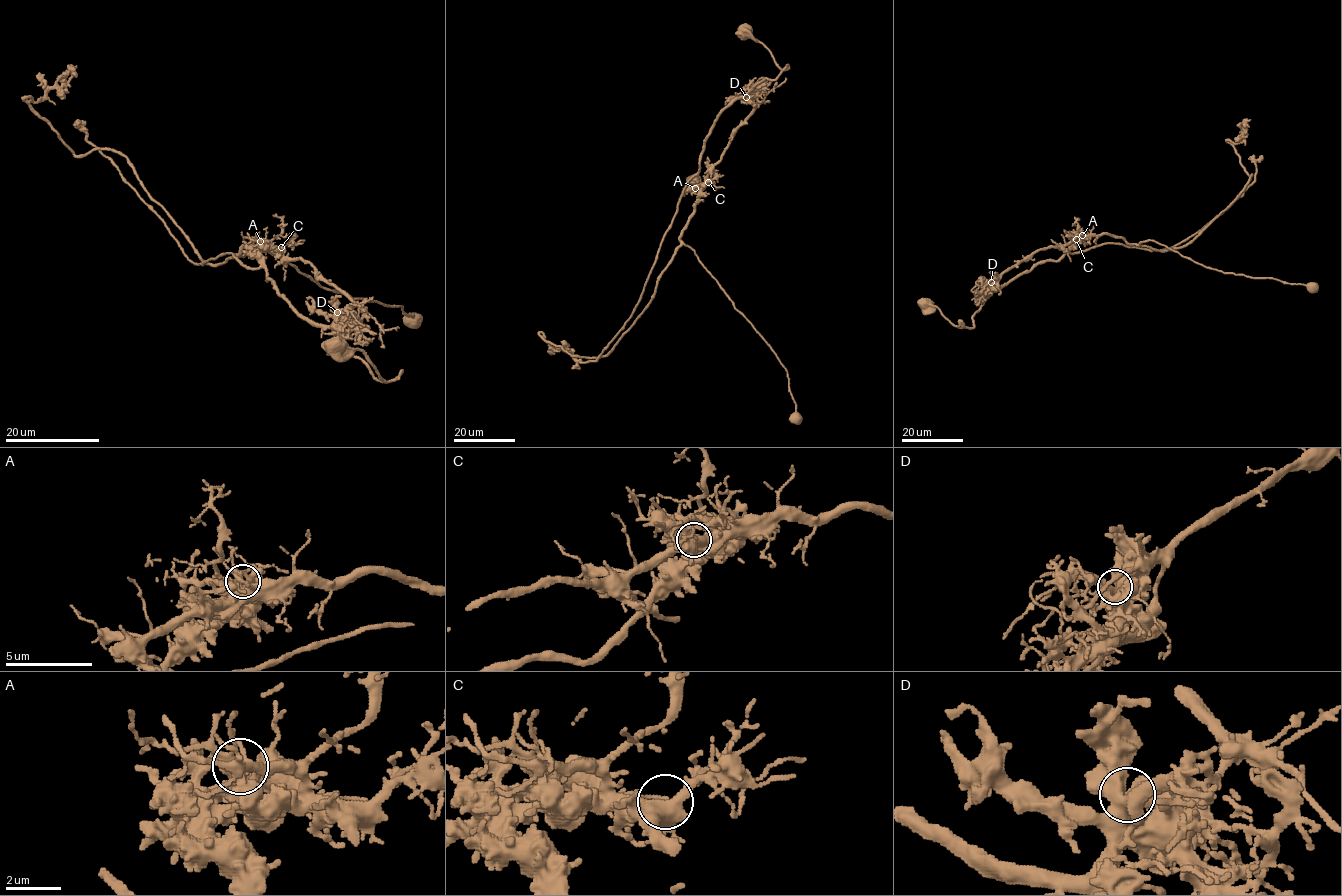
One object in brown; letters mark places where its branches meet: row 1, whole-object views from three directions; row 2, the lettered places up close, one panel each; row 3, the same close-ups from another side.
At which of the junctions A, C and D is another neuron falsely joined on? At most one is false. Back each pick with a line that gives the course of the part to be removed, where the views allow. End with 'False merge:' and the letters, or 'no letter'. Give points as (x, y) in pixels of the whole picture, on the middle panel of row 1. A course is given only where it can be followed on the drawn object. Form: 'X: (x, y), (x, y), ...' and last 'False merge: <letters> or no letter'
A: (695, 188), (702, 186), (694, 214), (654, 296), (605, 355), (572, 356), (542, 338), (573, 356)
False merge: A

